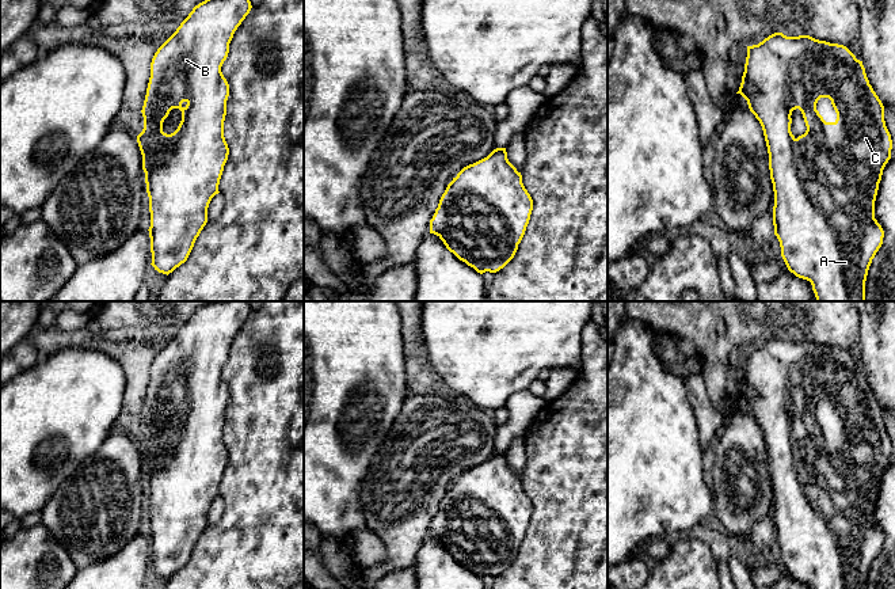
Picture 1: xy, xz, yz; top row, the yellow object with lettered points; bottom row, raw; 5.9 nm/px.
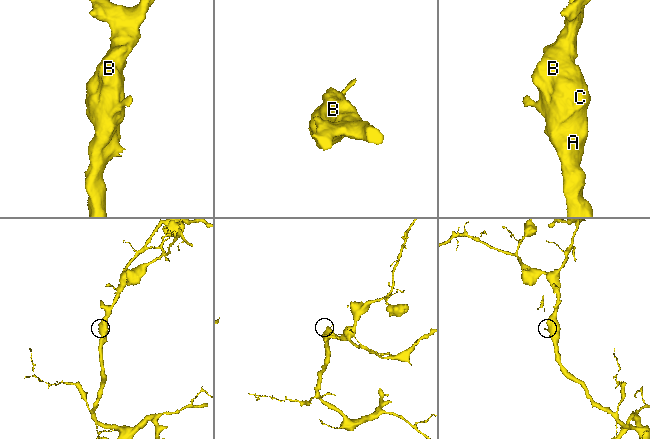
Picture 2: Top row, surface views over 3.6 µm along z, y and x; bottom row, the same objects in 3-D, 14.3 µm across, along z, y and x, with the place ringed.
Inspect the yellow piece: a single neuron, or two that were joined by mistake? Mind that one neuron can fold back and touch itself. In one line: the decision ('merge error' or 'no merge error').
no merge error

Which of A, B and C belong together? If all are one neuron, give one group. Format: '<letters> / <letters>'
A B C

